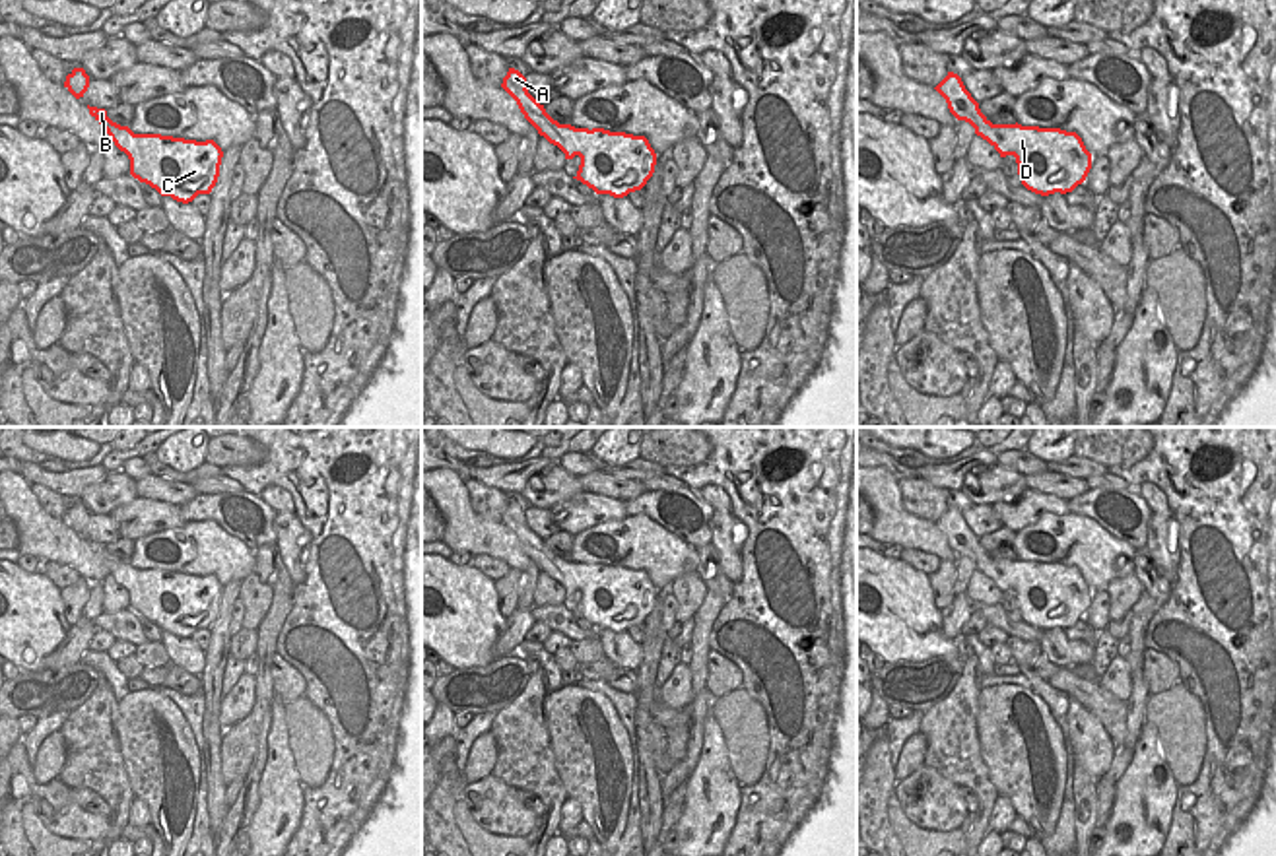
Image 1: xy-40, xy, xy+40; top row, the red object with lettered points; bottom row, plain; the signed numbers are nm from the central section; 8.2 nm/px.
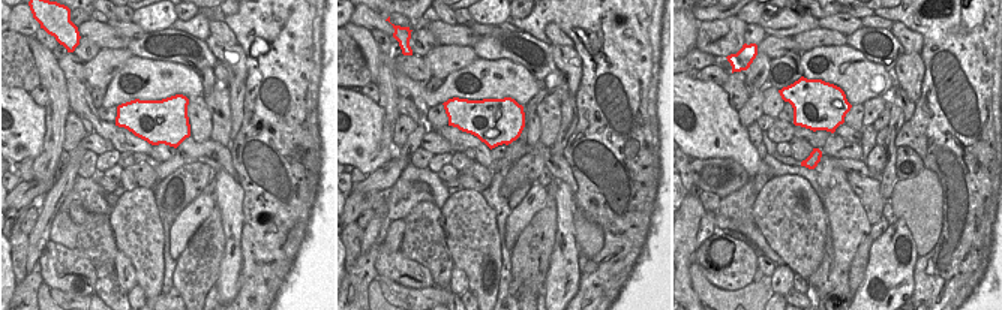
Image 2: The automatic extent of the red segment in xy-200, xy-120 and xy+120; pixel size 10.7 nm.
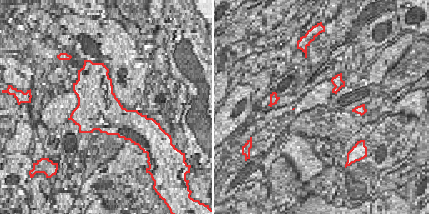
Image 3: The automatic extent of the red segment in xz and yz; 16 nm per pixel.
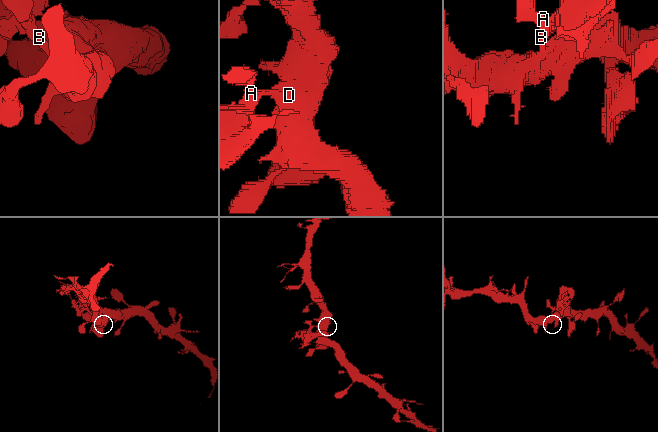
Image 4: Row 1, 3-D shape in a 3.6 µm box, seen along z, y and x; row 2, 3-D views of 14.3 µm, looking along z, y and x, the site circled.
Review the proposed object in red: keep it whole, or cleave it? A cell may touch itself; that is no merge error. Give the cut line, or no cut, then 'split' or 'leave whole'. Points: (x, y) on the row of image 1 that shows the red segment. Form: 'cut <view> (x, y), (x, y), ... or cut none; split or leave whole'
cut xy (554, 121), (538, 132); split

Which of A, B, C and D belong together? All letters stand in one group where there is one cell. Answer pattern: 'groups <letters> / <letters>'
groups A B / C D

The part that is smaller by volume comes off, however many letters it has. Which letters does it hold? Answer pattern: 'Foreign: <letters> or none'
Foreign: A, B

